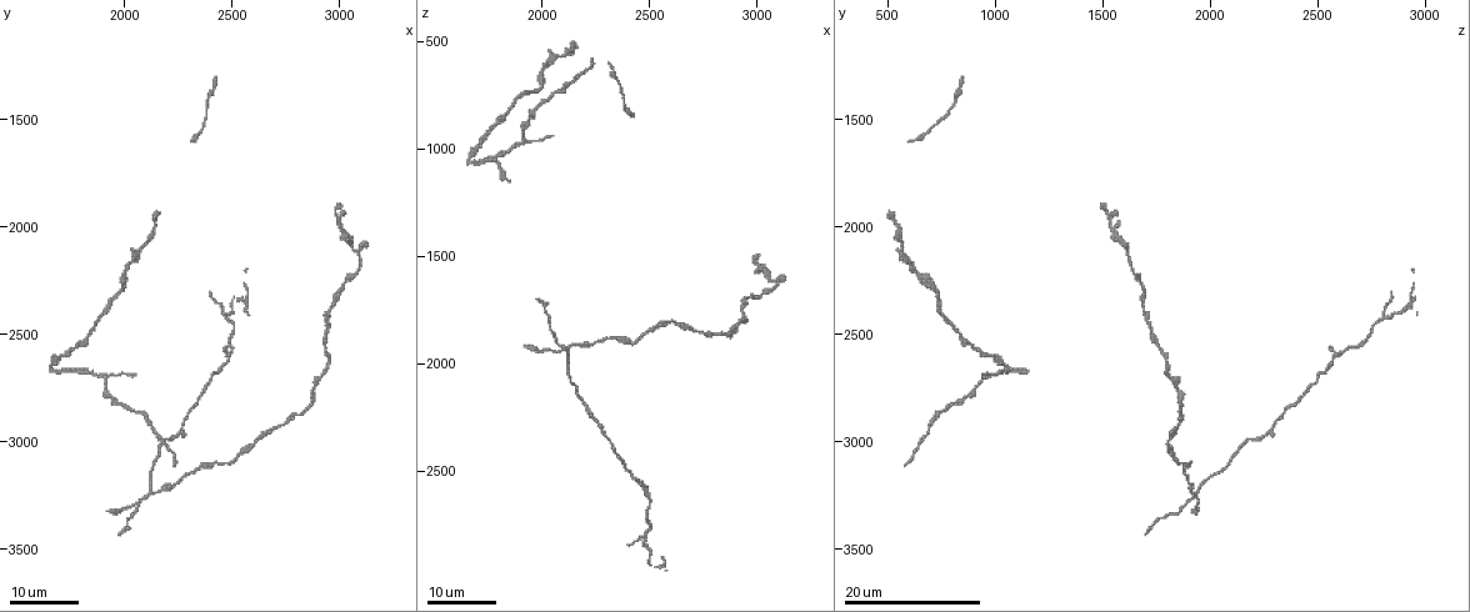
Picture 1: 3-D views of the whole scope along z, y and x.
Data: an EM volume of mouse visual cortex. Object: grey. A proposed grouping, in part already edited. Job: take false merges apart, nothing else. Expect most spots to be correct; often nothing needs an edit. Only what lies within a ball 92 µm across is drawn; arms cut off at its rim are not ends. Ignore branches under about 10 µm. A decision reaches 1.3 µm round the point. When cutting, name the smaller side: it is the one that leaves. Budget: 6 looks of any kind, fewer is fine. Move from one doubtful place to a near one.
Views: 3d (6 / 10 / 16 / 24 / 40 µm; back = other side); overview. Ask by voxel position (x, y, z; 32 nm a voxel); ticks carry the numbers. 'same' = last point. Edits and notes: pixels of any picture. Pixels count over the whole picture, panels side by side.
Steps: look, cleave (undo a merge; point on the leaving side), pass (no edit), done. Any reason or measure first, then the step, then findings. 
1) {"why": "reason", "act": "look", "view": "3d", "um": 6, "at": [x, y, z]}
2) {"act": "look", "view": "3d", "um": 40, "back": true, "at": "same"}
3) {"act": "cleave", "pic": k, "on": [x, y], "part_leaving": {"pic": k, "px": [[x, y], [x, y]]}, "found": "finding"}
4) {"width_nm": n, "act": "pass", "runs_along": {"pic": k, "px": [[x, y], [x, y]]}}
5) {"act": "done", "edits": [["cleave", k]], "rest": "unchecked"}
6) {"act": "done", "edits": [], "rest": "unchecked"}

{"why": "calibre changes", "act": "look", "view": "3d", "um": 24, "at": [3040, 2070, 1610]}

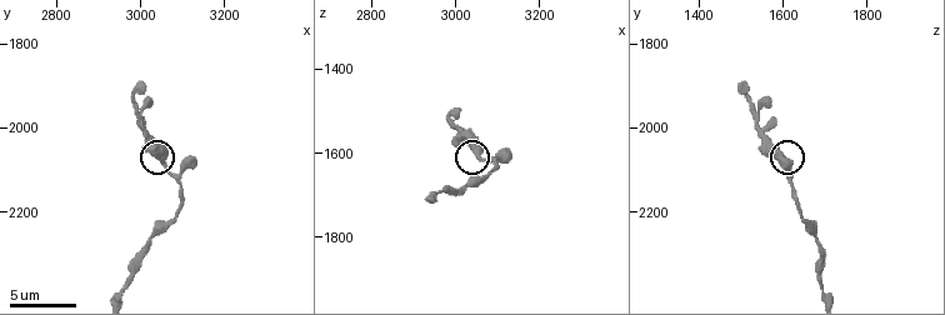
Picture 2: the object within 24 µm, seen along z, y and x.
{"act": "look", "view": "3d", "um": 6, "at": [3055, 2085, 1615]}

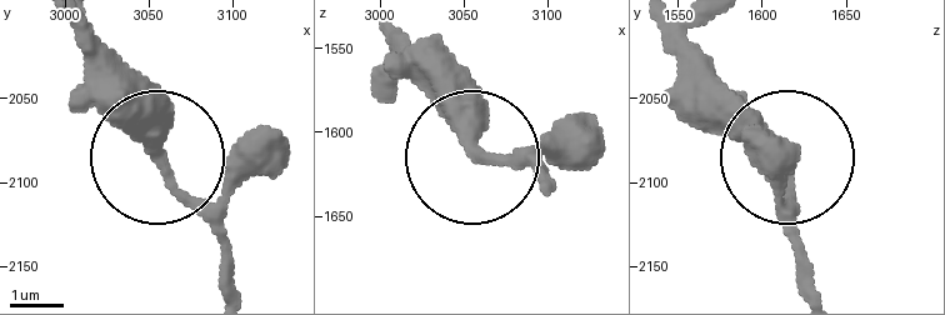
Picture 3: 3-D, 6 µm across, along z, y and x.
{"act": "look", "view": "3d", "um": 6, "back": true, "at": [3058, 2080, 1610]}

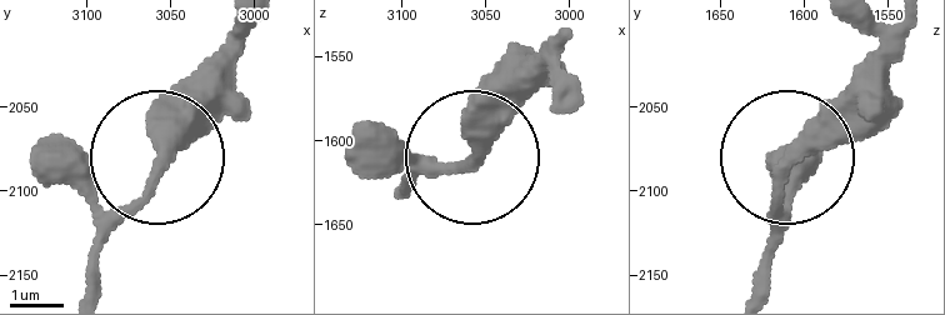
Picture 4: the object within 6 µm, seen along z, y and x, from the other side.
{"act": "pass", "found": "all the same cell"}

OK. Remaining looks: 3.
{"why": "four or more arms meet", "act": "look", "view": "3d", "um": 16, "at": [2110, 3240, 1940]}

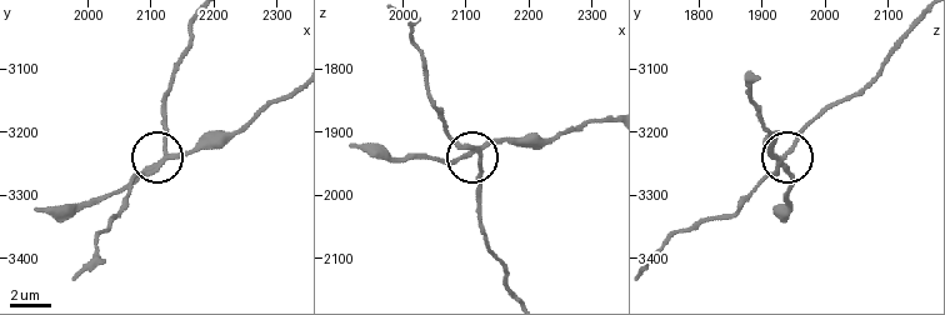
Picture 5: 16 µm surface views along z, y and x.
{"act": "look", "view": "3d", "um": 6, "at": [2115, 3245, 1935]}

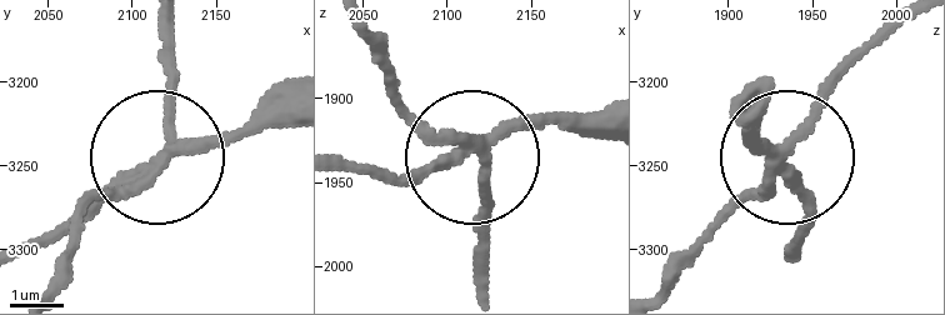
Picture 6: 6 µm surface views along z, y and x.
{"why": "other side", "act": "look", "view": "3d", "um": 6, "back": true, "at": [2116, 3244, 1934]}

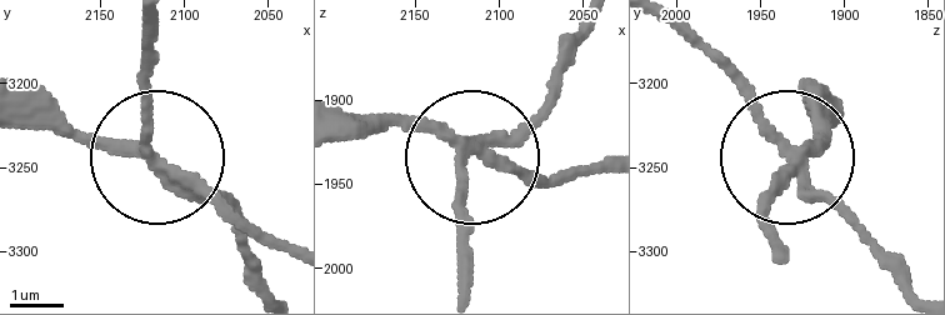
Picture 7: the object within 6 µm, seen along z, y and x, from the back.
{"arms": 4, "act": "cleave", "pic": 7, "on": [533, 124], "part_leaving": {"pic": 7, "px": [[469, 158], [469, 288]]}, "found": "a second cell is stuck on"}

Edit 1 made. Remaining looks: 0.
{"act": "done", "edits": [["cleave", 7]], "rest": "unchecked"}

